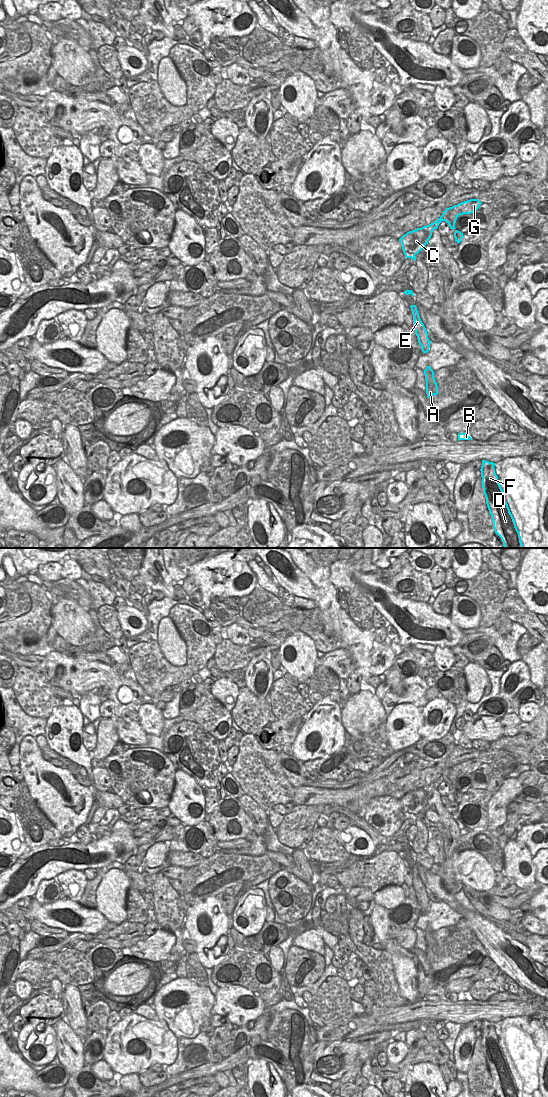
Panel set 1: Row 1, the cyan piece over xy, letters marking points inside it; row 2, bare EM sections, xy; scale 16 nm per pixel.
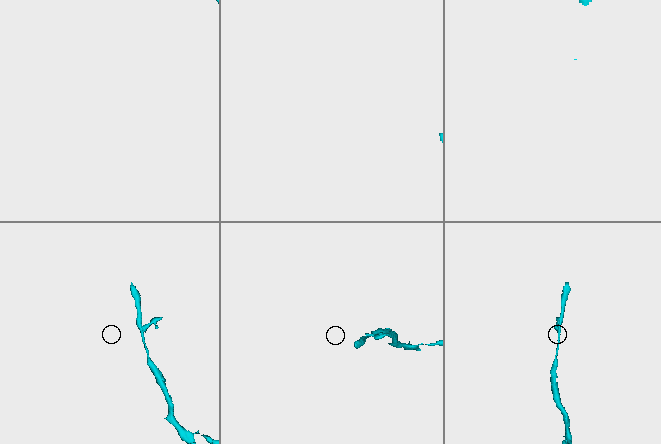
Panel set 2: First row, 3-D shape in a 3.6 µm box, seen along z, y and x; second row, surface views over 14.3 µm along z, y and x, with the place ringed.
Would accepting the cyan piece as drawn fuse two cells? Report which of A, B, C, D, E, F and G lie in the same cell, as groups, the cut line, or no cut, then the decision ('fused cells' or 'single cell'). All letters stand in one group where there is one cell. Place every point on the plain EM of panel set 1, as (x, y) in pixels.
groups A B D E F / C G; cut xy (402, 807), (415, 814); fused cells

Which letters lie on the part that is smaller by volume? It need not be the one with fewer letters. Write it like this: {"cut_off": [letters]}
{"cut_off": ["C", "G"]}

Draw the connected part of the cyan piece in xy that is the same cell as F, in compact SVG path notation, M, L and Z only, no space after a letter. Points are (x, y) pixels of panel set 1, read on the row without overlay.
M482 1020L482 1048L492 1078L493 1088L499 1097L521 1097L495 1033L495 1023Z

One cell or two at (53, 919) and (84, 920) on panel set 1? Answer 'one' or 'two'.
one

